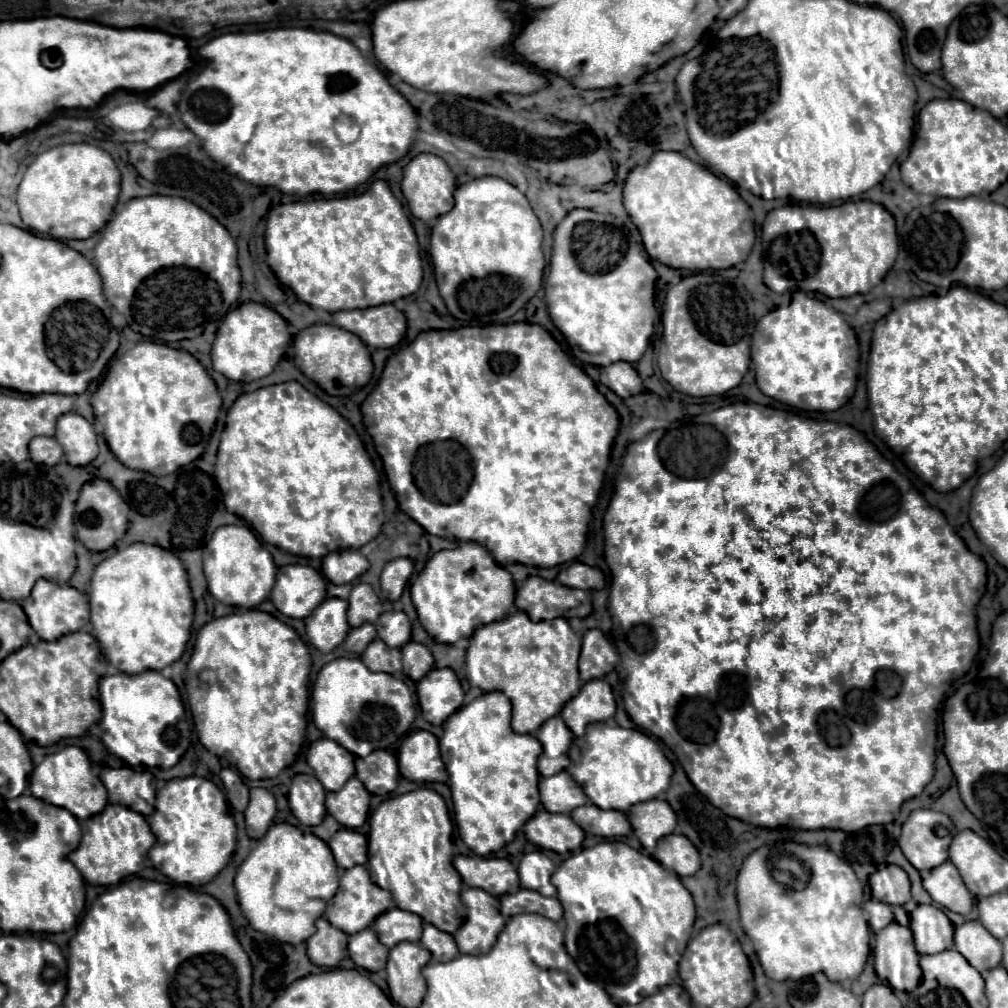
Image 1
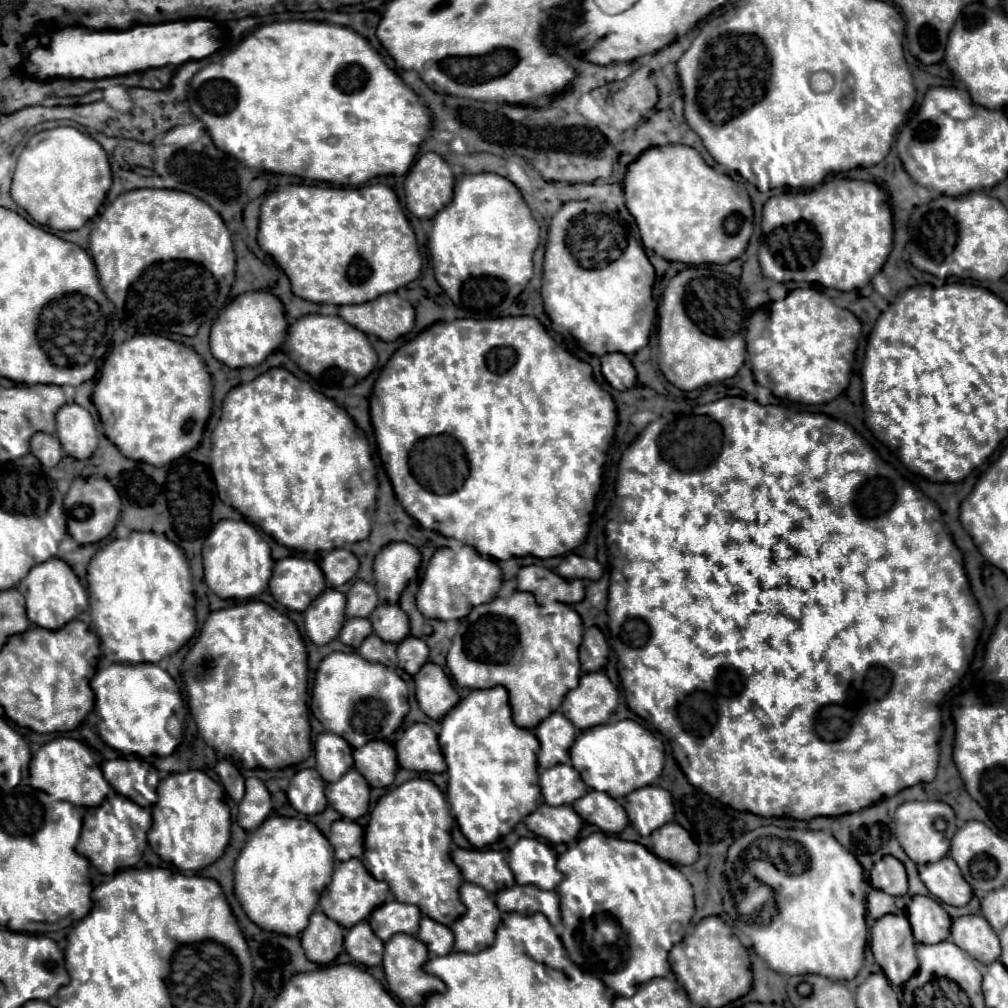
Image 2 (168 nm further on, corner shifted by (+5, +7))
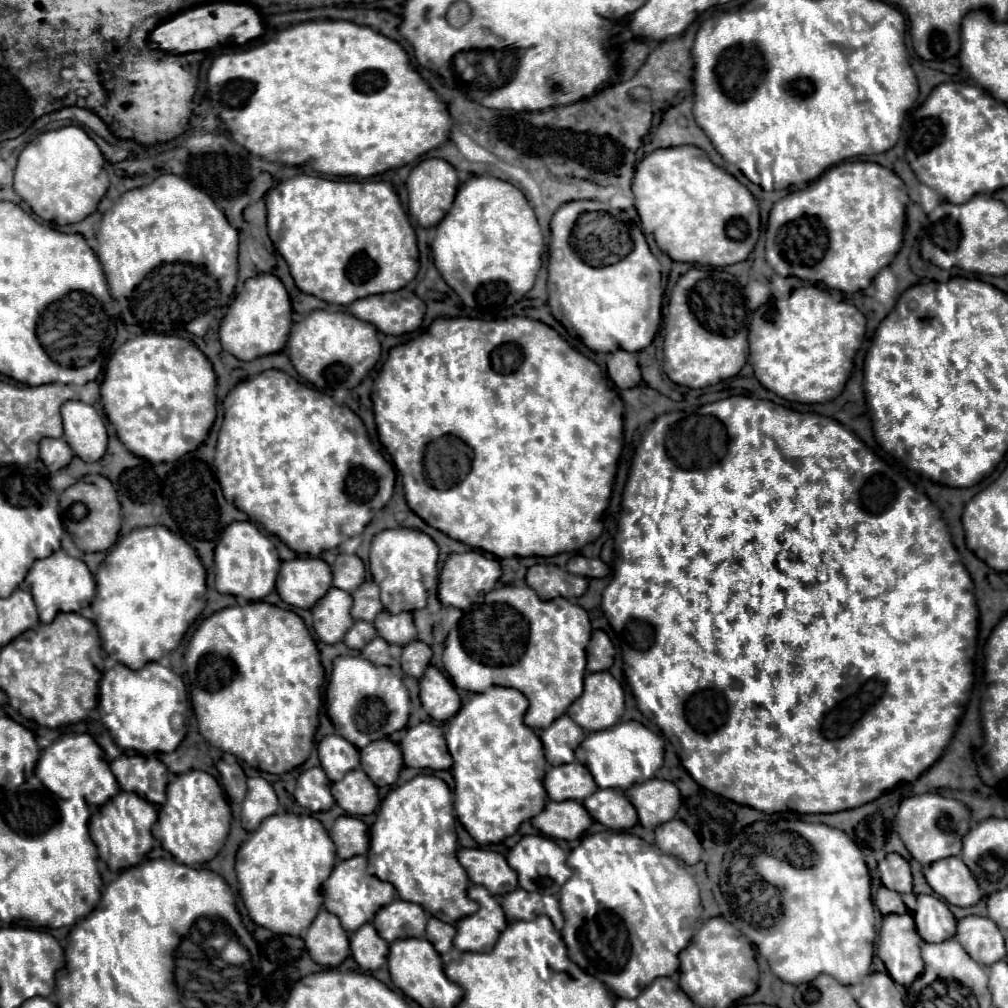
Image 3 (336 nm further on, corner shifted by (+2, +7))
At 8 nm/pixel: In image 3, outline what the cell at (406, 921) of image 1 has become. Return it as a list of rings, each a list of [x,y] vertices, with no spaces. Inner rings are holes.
[[[395,899],[375,915],[373,925],[377,933],[381,933],[381,937],[391,943],[401,937],[423,937],[427,915],[421,905]]]

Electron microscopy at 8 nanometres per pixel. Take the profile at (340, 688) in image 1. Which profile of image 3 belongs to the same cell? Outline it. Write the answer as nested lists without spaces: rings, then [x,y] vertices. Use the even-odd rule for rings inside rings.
[[[337,657],[333,659],[333,671],[325,691],[327,713],[335,725],[335,733],[345,737],[349,743],[363,749],[369,741],[389,737],[403,729],[409,719],[409,693],[401,677],[397,677],[385,665],[373,665],[361,657]]]

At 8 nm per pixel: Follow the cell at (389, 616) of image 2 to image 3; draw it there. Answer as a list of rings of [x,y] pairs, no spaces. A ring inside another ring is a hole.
[[[381,611],[375,621],[373,621],[377,635],[383,637],[389,643],[395,645],[407,645],[417,637],[415,625],[413,625],[413,615],[411,613],[389,613]]]

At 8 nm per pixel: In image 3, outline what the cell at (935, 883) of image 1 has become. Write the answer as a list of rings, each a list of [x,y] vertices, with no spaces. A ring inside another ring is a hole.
[[[959,857],[935,861],[933,865],[923,867],[923,875],[937,895],[957,907],[975,905],[983,895],[975,877],[969,873]]]

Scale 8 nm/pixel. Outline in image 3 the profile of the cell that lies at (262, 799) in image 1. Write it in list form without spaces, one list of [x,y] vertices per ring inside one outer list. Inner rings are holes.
[[[263,777],[247,780],[247,797],[243,801],[241,823],[243,829],[255,831],[265,817],[271,817],[277,811],[277,795],[273,787]]]

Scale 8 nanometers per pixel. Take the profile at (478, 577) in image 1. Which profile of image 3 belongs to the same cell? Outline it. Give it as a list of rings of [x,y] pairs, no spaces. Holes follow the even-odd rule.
[[[465,551],[465,553],[451,553],[439,573],[439,585],[437,585],[437,597],[445,607],[455,609],[469,609],[481,593],[489,593],[489,589],[495,589],[501,577],[501,565],[497,559],[483,555],[481,551]]]

